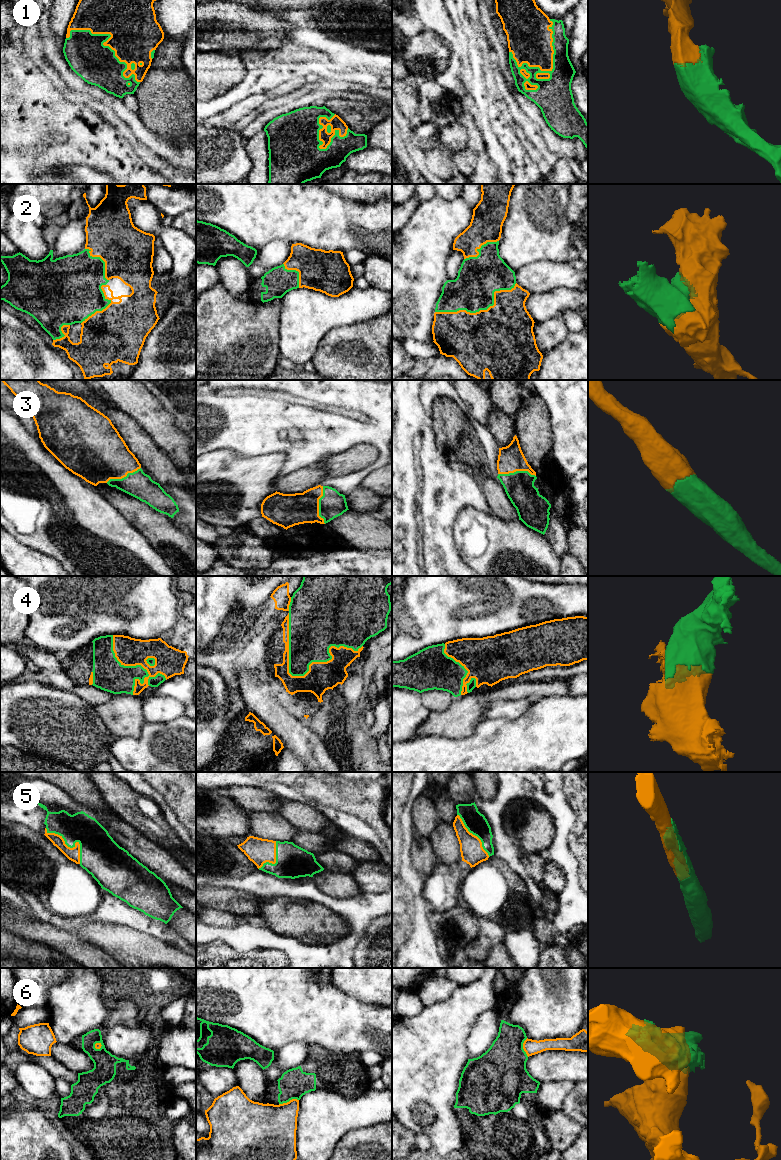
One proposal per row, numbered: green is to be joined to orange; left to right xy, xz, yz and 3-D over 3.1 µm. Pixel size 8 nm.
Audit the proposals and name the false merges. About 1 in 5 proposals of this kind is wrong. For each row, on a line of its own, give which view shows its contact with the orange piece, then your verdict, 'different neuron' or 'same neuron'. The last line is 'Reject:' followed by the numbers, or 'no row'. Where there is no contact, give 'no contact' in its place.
1: contact in yz; same neuron
2: contact in yz; same neuron
3: contact in xz; same neuron
4: contact in xz; same neuron
5: contact in xy; same neuron
6: contact in xz; different neuron
Reject: 6

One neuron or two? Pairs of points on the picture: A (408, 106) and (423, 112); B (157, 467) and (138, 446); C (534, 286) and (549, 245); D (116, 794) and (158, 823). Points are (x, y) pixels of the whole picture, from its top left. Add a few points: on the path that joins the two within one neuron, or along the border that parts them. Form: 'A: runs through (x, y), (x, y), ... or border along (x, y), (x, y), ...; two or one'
A: border along (417, 86), (418, 108), (414, 120); two
B: runs through (154, 462), (143, 451); one
C: border along (567, 261), (533, 261), (520, 267); two
D: runs through (126, 805), (144, 823), (147, 823); one

